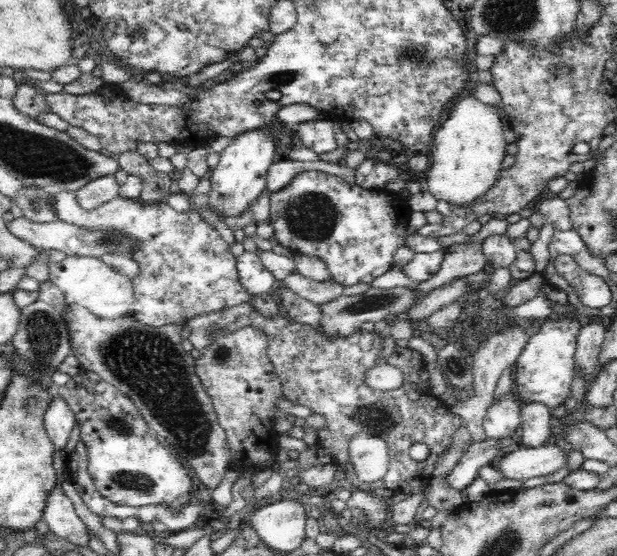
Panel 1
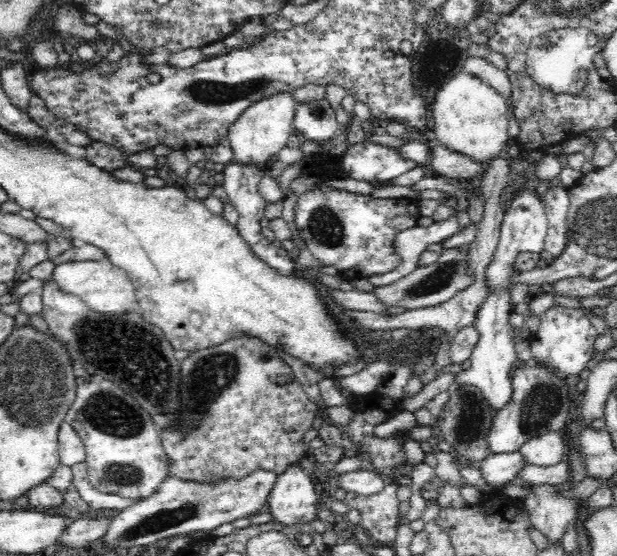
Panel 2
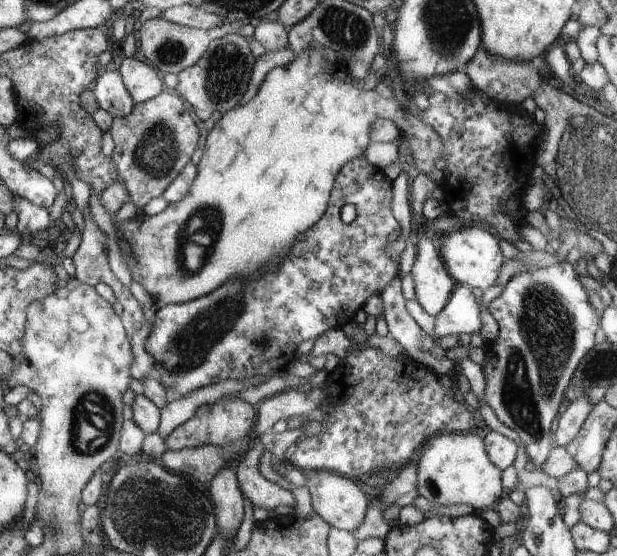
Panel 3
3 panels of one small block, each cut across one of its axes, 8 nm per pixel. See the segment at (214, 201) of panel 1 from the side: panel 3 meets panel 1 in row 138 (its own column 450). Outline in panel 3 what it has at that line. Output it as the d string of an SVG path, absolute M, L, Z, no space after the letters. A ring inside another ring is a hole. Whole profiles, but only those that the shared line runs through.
M477 227L454 229L449 233L441 233L438 237L440 239L440 250L438 250L440 258L448 274L456 282L461 282L462 285L469 284L470 288L480 288L483 291L496 285L498 269L502 261L506 260L500 251L499 237Z

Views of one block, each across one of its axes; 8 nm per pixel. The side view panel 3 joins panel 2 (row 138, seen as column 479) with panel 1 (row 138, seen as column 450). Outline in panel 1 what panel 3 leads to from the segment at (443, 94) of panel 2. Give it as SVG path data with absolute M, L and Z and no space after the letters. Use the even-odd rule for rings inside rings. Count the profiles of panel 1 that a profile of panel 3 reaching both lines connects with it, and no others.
M472 93L461 96L450 105L449 115L433 134L428 166L428 190L439 200L454 206L472 206L494 184L506 156L502 115L476 99Z

